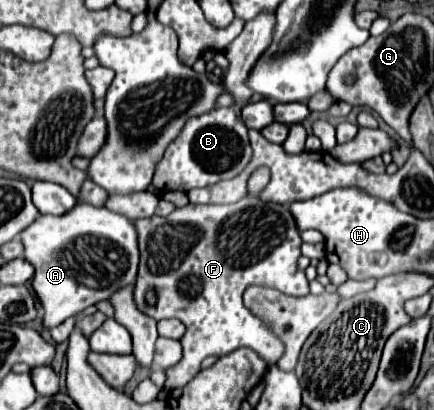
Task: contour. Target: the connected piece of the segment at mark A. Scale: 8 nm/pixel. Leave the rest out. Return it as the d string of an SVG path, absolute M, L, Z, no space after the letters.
M77 202L75 210L63 216L39 216L27 230L23 230L21 242L25 246L25 258L35 266L33 290L41 300L43 326L47 330L71 316L77 316L87 306L111 298L111 294L115 294L117 290L135 284L139 264L135 222L123 214L107 210L105 206L97 208L85 202Z

